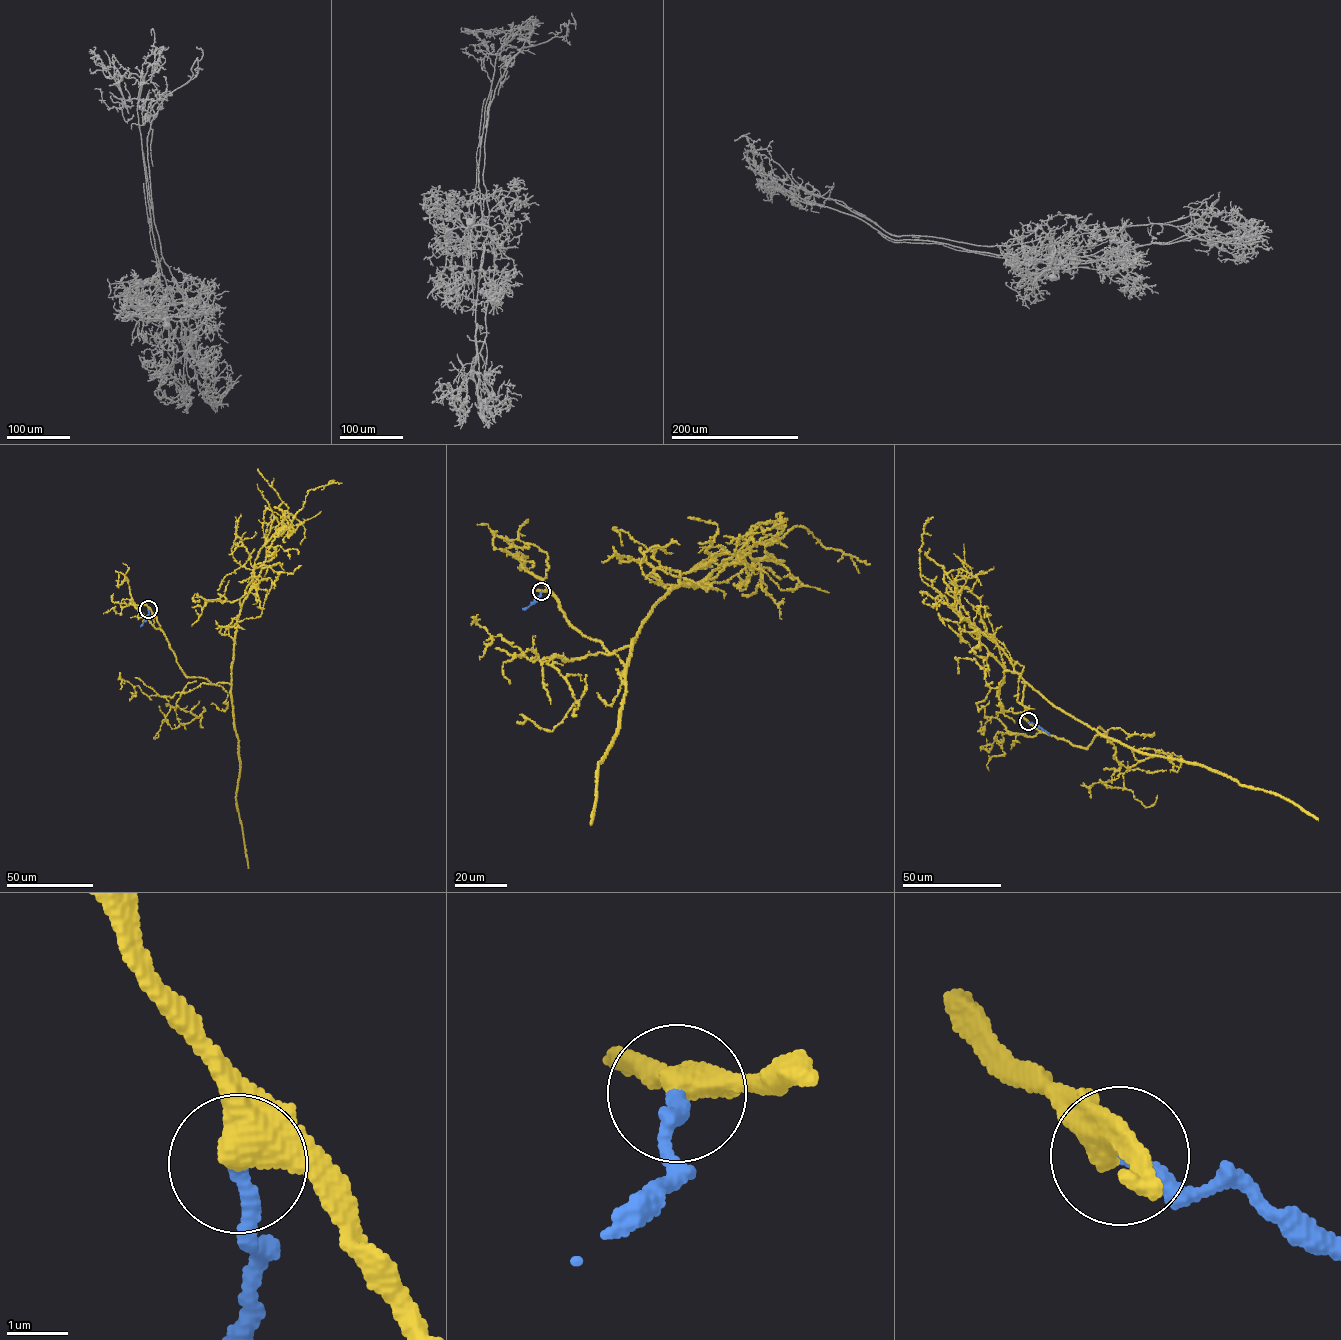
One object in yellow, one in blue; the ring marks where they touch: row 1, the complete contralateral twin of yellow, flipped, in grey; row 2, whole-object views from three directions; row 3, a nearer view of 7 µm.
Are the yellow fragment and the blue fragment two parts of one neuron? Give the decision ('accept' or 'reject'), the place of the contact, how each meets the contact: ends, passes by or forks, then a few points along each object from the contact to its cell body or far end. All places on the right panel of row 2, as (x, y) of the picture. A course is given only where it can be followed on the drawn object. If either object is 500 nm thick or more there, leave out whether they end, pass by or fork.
accept | (1028, 721) | yellow via (1028, 721), (1085, 747), (1106, 732), (1054, 707), (992, 638), (922, 580), (927, 517) | blue via (1028, 721), (1049, 735)

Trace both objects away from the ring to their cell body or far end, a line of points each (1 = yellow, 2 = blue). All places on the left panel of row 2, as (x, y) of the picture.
1: (148, 609), (185, 675), (231, 686), (236, 618), (262, 568), (267, 551), (303, 507), (308, 490), (342, 482)
2: (148, 609), (140, 626)

